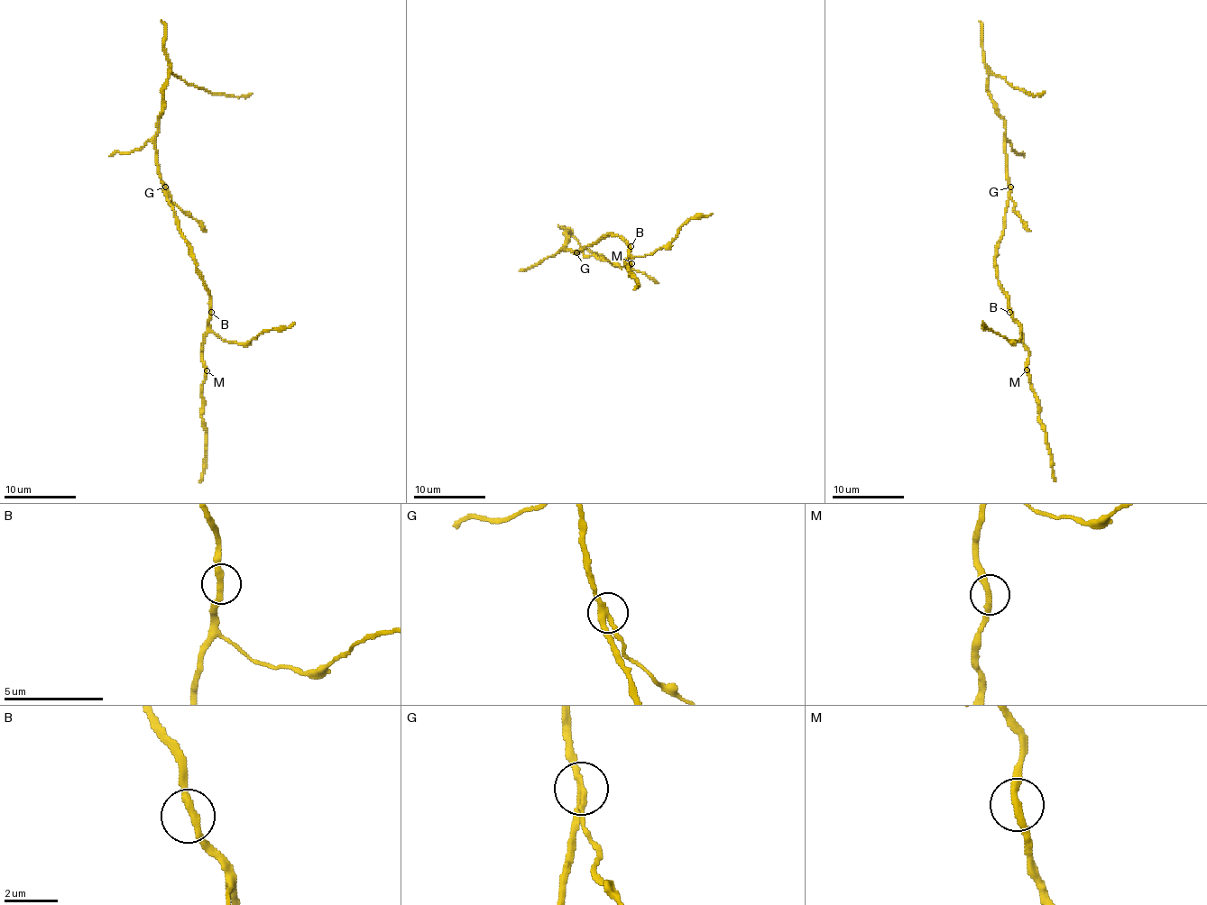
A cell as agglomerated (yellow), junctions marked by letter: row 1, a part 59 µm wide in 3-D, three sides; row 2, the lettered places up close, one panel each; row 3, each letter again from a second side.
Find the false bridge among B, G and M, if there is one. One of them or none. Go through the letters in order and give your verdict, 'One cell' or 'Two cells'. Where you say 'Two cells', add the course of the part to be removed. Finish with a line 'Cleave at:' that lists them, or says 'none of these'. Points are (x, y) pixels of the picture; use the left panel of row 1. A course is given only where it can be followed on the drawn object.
B: One cell
G: Two cells. Course of the part to remove: (166, 186), (171, 200), (206, 232)
M: One cell
Cleave at: G

